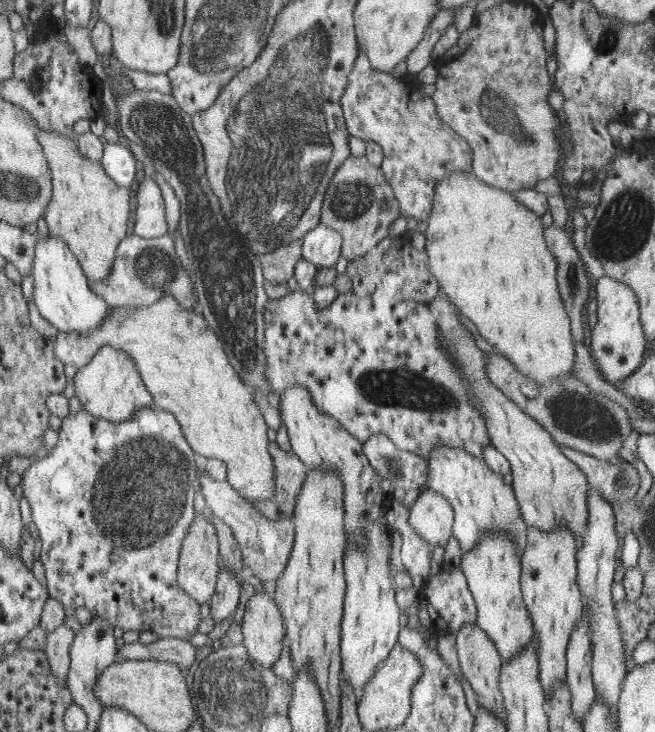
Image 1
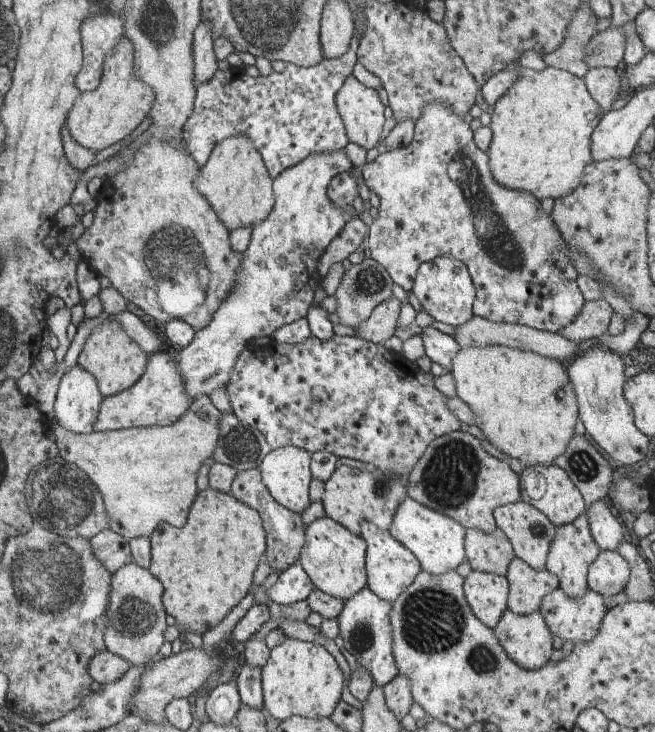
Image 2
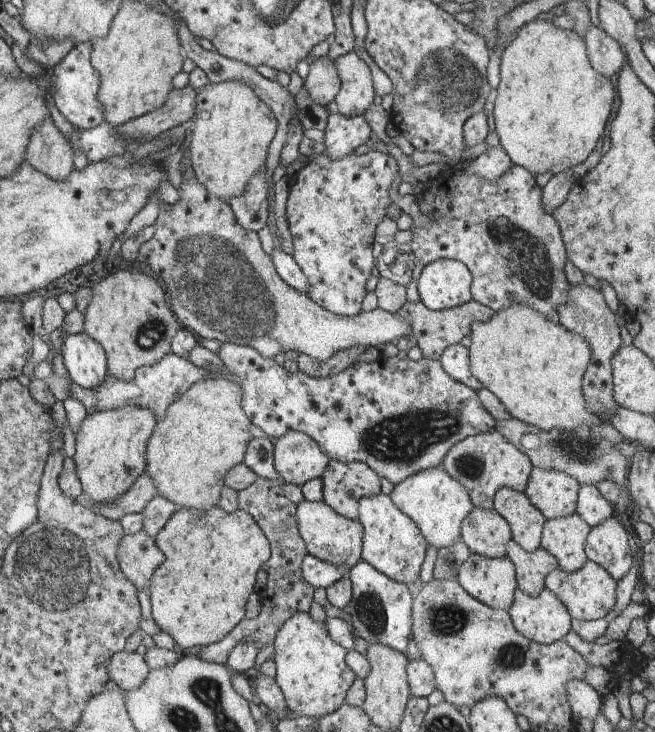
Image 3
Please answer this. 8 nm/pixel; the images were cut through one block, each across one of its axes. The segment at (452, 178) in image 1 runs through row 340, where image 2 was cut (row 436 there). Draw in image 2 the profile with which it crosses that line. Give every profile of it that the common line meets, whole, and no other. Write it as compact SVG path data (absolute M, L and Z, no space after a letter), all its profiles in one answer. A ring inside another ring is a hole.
M491 345L483 347L464 347L460 348L455 356L451 358L449 373L453 378L456 397L458 397L461 402L469 406L469 410L473 412L474 416L473 425L481 431L481 433L485 436L485 440L487 440L493 448L497 448L497 450L509 458L518 460L518 462L525 465L525 467L535 466L535 464L541 464L541 466L551 465L557 456L561 456L561 454L563 454L571 436L574 436L574 426L578 416L577 404L573 394L573 388L570 384L568 375L566 374L565 366L559 364L557 360L543 358L543 356L537 356L537 354L527 352L527 350L507 348L507 346Z

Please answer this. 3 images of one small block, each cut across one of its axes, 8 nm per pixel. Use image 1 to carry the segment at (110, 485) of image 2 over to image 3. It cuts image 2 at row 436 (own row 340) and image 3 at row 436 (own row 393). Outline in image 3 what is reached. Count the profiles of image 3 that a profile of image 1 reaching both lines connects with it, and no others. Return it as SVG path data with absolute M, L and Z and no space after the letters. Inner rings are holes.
M222 376L203 379L192 384L184 395L172 401L163 419L156 421L155 430L148 440L148 451L144 474L151 478L157 495L169 500L179 509L191 508L199 511L209 510L218 504L221 487L228 471L242 462L248 450L249 418L244 412L243 390Z

